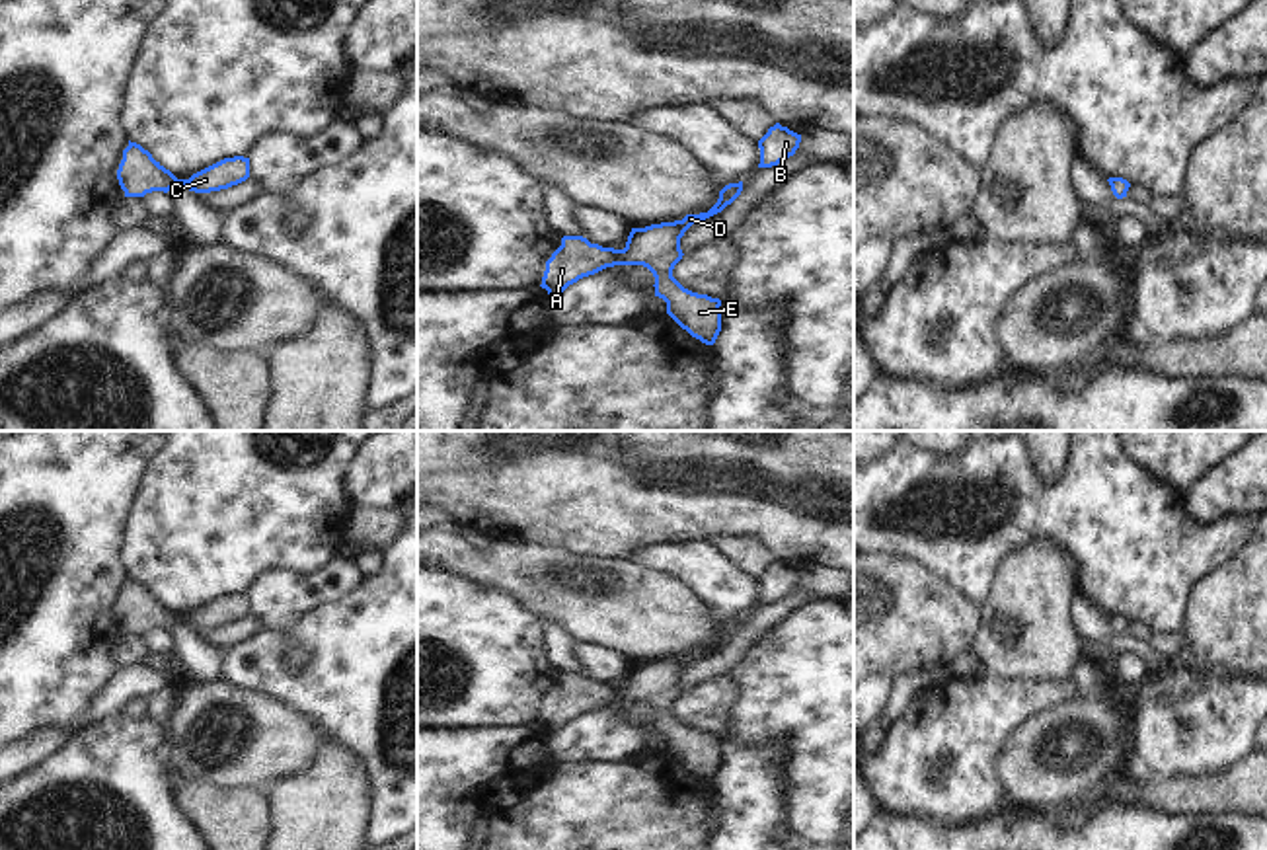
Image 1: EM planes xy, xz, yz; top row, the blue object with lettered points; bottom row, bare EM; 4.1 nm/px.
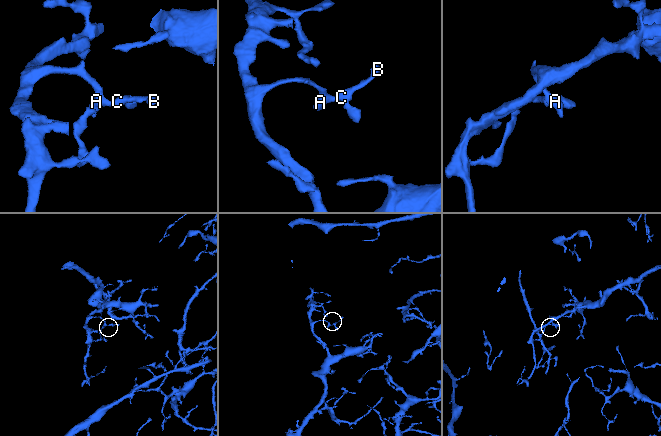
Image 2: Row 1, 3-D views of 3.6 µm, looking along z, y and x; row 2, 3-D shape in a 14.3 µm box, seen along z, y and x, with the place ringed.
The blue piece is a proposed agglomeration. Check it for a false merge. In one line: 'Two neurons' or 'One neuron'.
One neuron.

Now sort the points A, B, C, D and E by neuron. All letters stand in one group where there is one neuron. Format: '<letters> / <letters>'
A B C D E

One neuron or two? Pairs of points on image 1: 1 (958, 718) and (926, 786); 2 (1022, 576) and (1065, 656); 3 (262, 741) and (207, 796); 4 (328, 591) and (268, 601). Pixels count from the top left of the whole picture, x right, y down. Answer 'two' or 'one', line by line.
1: one
2: one
3: two
4: one

